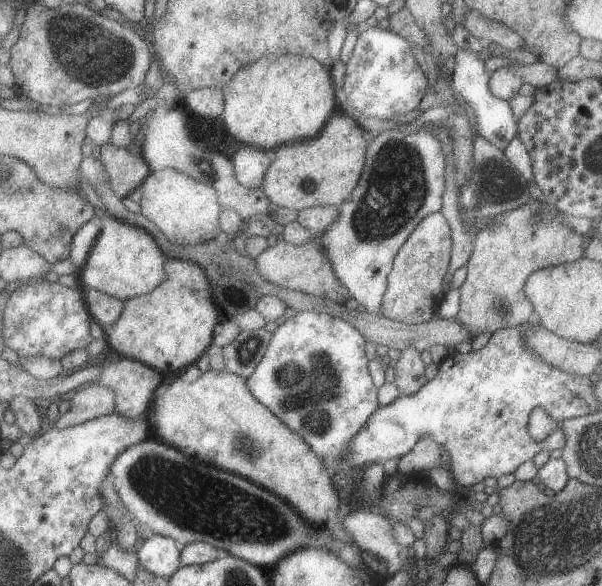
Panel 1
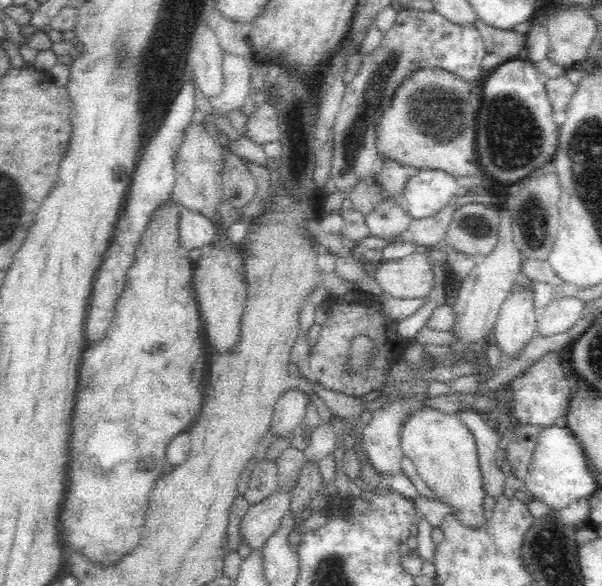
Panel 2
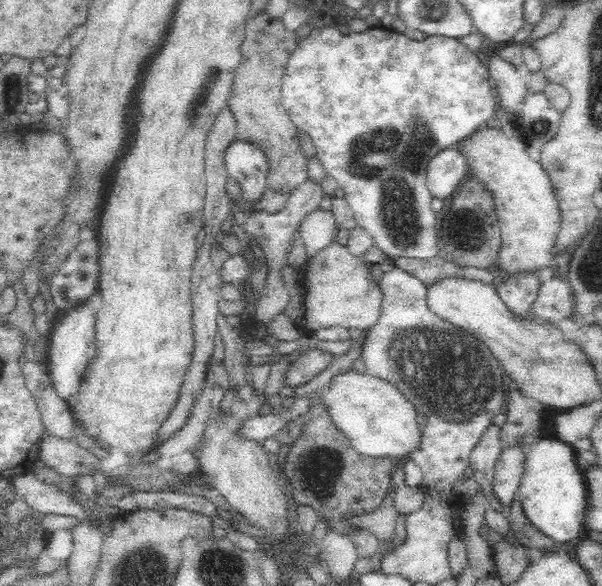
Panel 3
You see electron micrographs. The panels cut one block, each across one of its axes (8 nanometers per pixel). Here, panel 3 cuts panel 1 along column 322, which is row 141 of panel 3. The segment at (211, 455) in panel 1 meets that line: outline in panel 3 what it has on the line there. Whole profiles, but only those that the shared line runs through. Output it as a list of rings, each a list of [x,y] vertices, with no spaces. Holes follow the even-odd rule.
[[[485,124],[454,146],[466,161],[468,177],[476,179],[494,201],[501,230],[501,249],[496,266],[509,273],[553,266],[549,251],[560,226],[558,203],[546,169],[526,153],[528,143],[516,138],[515,133],[507,136],[498,126],[490,128]]]

